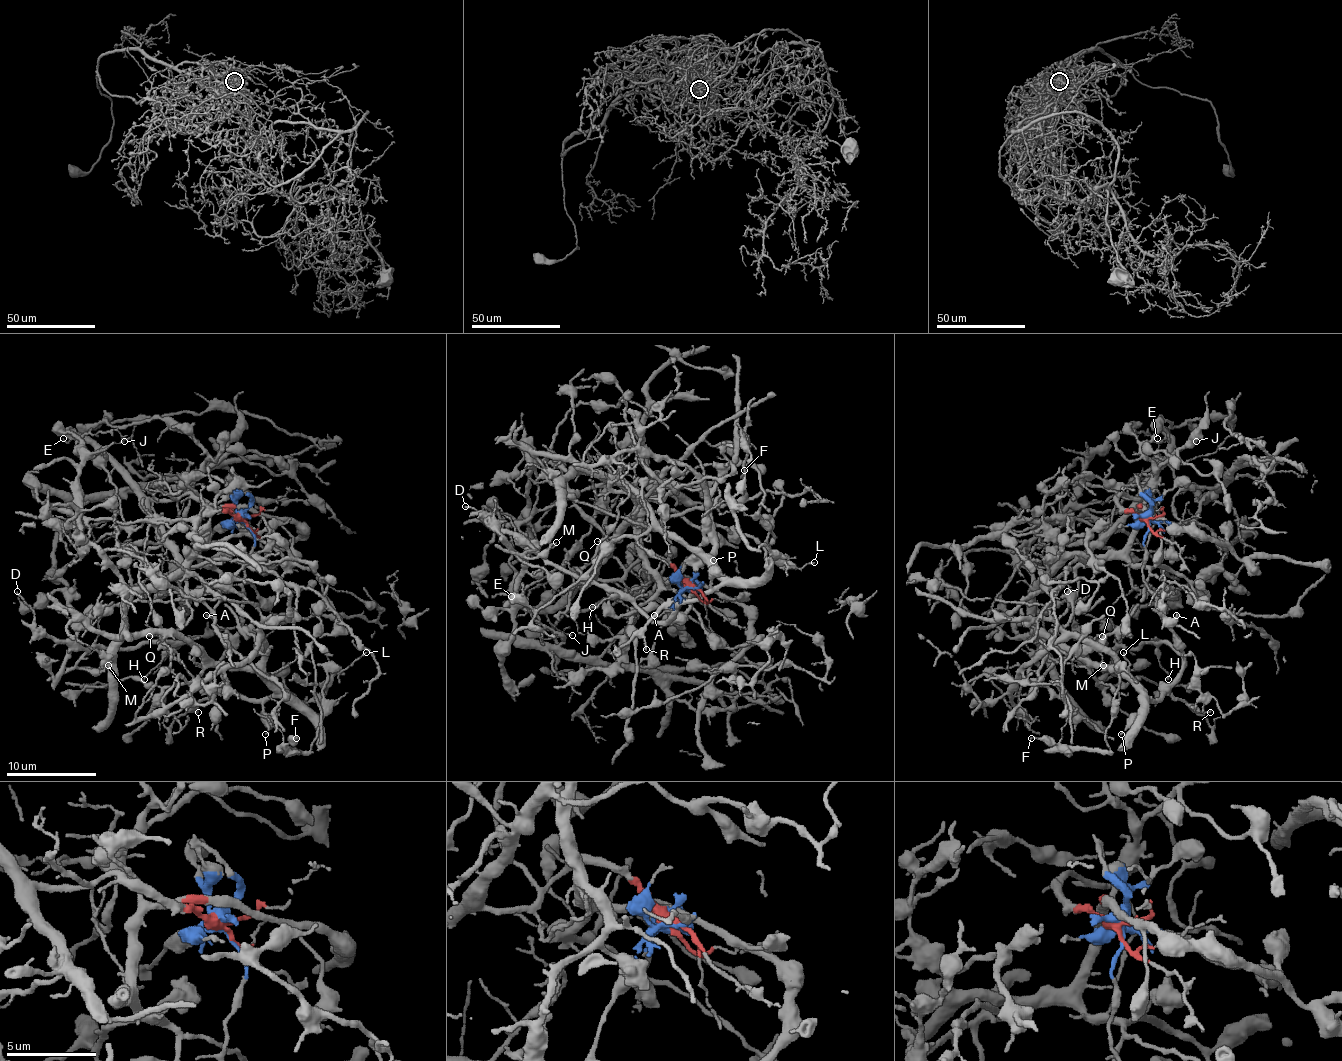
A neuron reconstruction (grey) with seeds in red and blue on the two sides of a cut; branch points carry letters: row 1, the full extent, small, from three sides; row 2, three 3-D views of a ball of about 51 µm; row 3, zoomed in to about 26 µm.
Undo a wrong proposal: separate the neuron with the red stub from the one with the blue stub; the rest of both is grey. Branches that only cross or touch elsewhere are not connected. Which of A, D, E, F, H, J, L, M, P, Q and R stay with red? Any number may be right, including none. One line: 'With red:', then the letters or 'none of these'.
With red: E, J, Q

